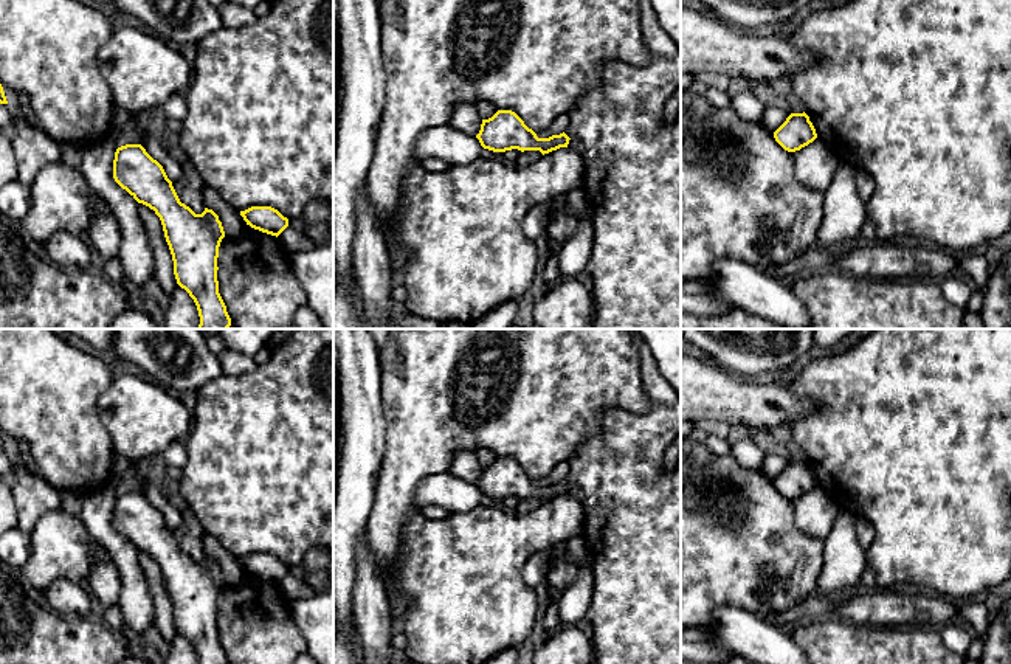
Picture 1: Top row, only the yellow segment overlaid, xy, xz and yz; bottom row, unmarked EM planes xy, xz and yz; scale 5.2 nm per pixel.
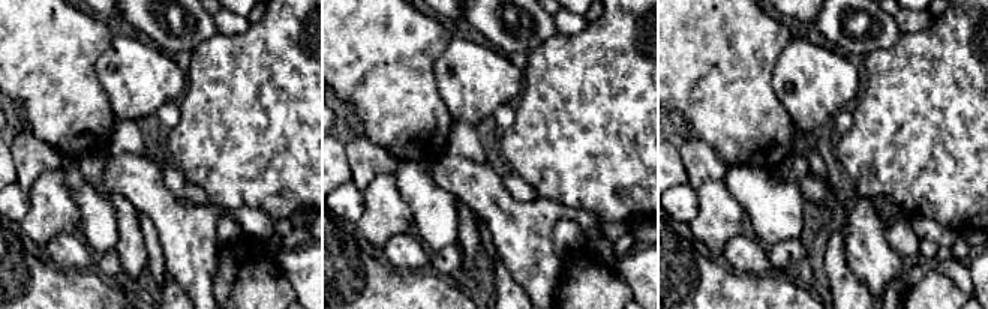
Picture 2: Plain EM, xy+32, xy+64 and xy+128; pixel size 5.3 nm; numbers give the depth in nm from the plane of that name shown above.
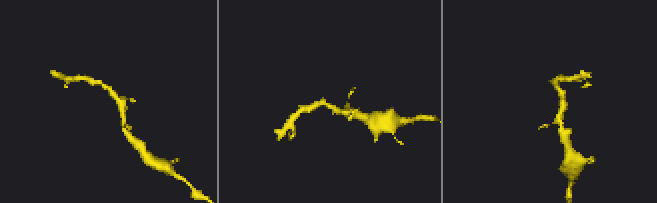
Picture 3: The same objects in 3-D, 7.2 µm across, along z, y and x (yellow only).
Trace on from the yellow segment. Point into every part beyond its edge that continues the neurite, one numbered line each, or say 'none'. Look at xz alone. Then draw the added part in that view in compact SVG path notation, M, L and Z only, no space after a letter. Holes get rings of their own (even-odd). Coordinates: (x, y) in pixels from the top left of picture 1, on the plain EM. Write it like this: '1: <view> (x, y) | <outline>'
none

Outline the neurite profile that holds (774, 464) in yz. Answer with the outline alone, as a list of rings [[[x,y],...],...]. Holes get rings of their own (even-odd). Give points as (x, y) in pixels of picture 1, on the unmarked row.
[[[766,455],[764,458],[764,464],[761,467],[761,473],[774,481],[785,469],[786,465],[791,462],[789,458],[783,458],[780,455]]]

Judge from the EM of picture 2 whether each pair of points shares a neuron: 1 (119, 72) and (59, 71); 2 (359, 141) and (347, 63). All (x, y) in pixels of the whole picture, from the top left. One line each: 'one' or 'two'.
1: two
2: two

